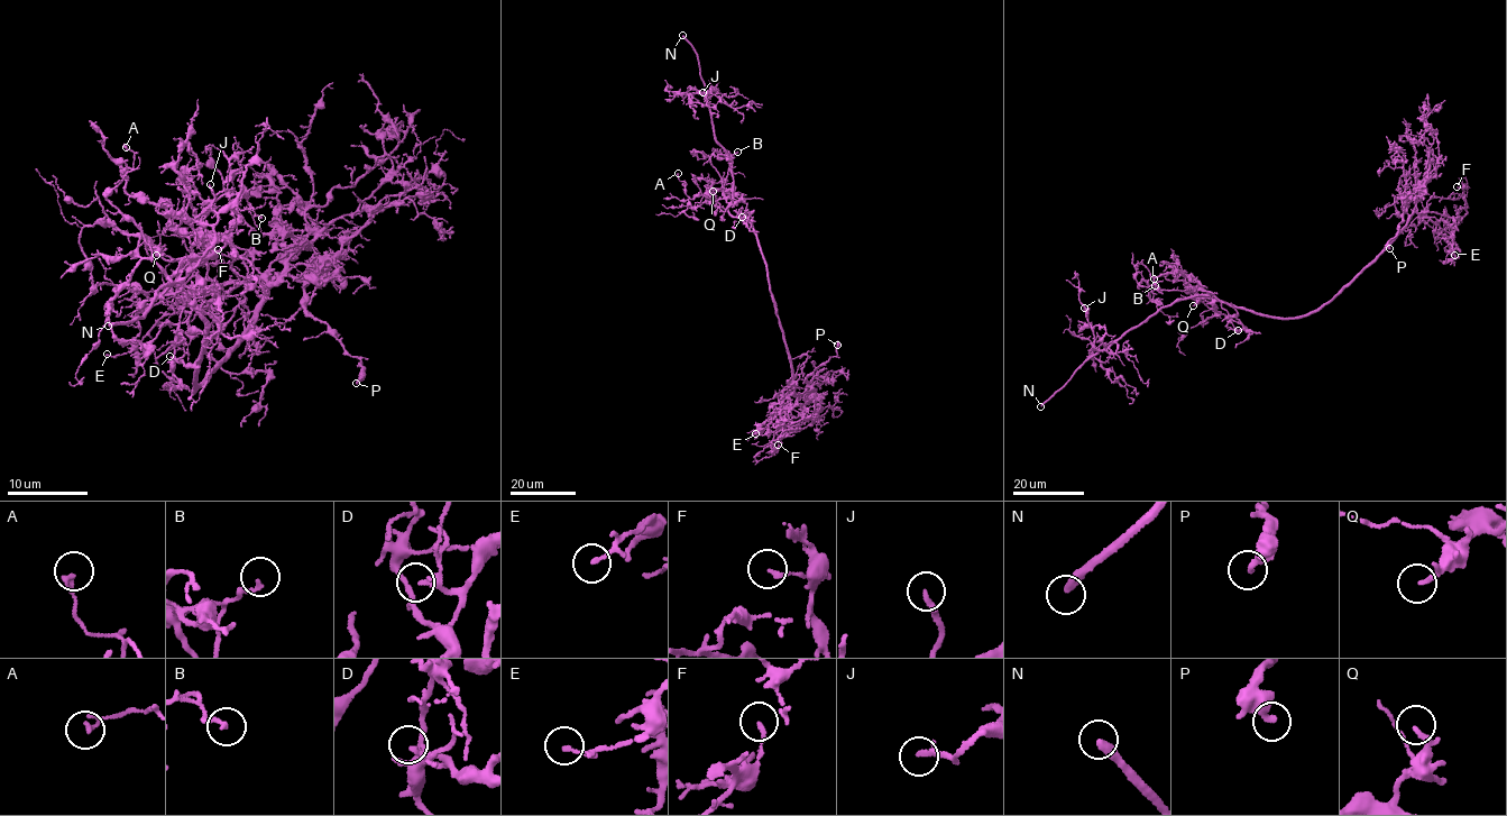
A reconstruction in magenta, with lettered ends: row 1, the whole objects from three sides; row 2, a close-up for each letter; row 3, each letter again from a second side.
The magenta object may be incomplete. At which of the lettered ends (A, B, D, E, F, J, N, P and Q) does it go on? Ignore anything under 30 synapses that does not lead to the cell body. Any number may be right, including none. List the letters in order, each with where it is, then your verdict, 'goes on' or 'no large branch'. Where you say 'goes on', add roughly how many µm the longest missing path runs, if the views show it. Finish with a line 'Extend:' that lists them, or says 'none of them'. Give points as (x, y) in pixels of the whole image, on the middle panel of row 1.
A: (678, 173) | no large branch
B: (737, 152) | no large branch
D: (742, 217) | no large branch
E: (755, 433) | no large branch
F: (778, 445) | no large branch
J: (703, 92) | goes on | 20 µm
N: (682, 35) | goes on | 25 µm
P: (837, 345) | no large branch
Q: (713, 191) | goes on | 35 µm
Extend: J, N, Q

